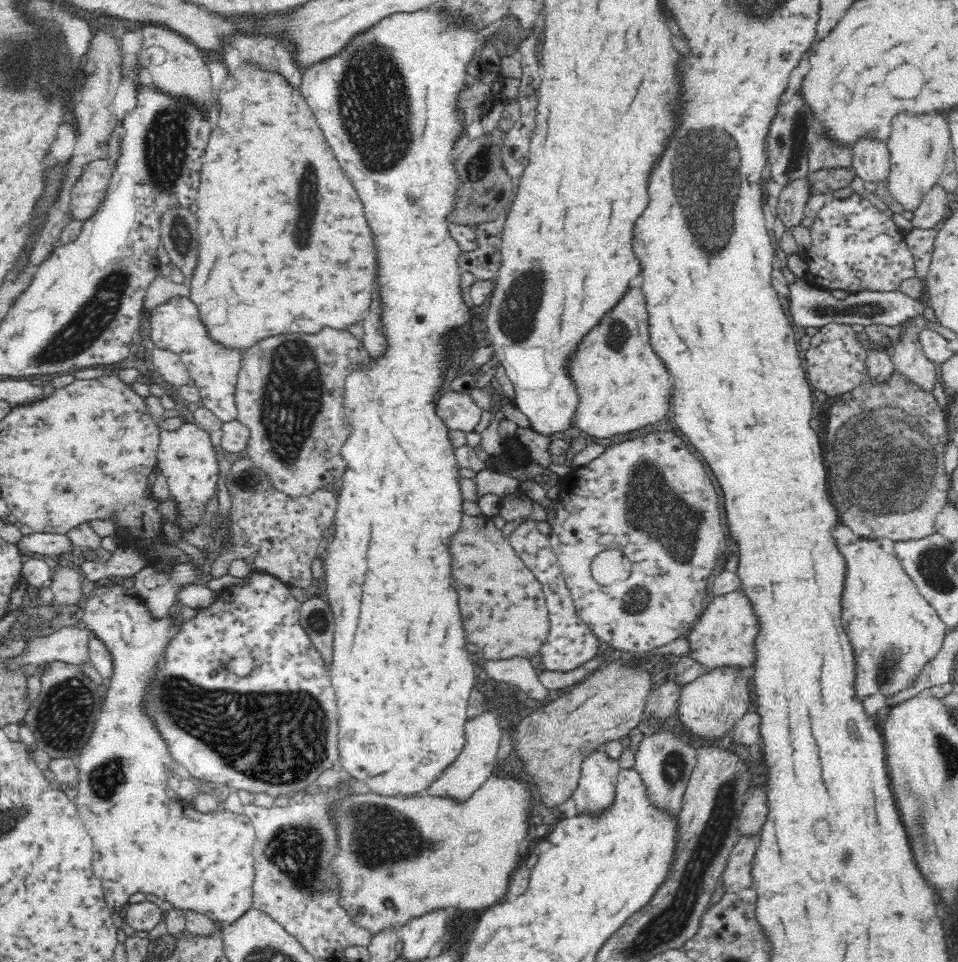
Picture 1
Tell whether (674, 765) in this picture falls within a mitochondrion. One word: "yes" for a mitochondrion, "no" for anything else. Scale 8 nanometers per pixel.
yes

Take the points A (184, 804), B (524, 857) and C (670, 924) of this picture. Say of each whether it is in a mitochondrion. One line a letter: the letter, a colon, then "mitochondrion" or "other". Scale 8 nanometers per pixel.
A: other
B: other
C: mitochondrion

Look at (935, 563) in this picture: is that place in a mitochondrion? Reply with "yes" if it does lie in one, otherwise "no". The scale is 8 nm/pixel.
yes

